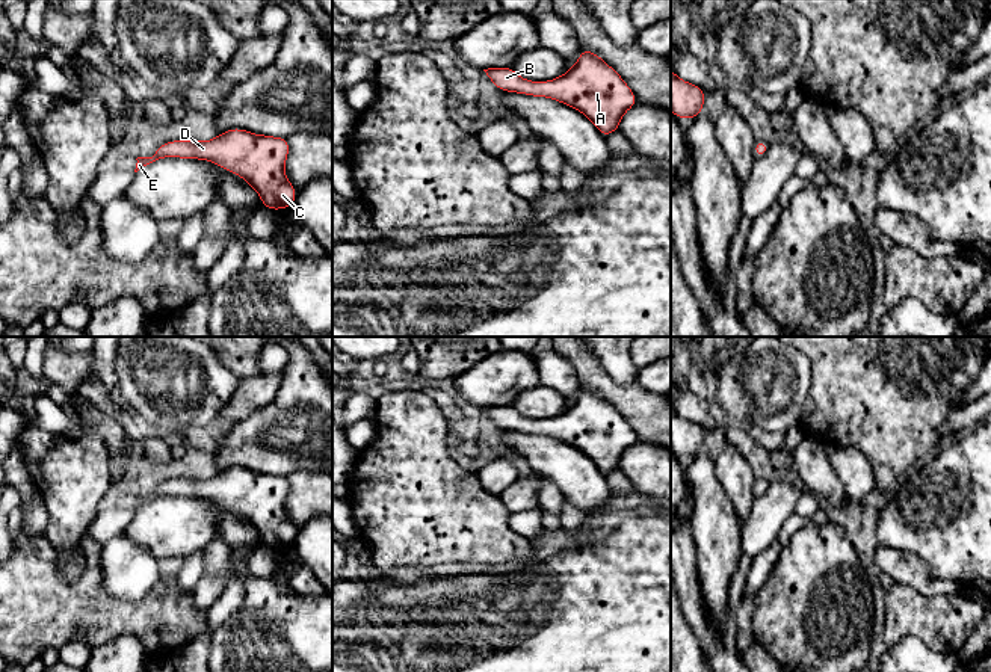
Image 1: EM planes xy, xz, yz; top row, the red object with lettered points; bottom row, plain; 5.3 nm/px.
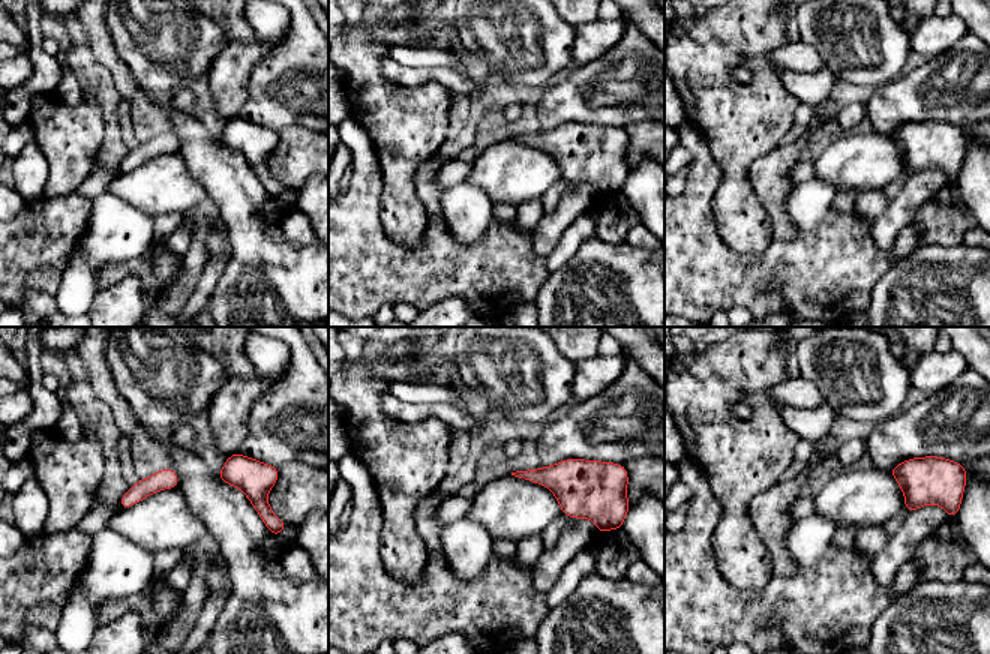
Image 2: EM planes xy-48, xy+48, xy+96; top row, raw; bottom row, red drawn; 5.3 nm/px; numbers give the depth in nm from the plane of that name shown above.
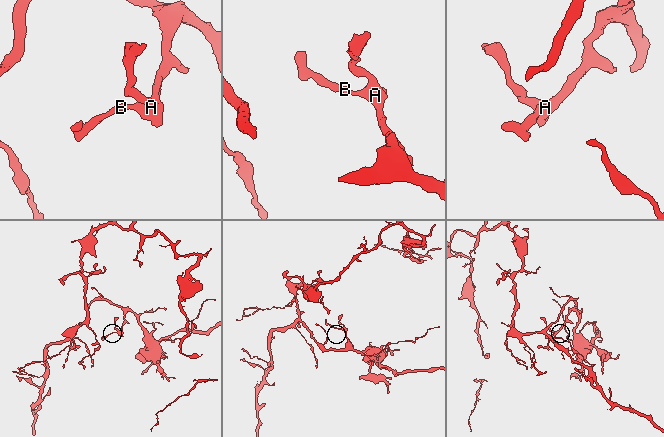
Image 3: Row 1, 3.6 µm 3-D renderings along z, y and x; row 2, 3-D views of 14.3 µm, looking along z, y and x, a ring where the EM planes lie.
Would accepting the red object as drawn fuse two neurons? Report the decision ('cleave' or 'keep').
keep

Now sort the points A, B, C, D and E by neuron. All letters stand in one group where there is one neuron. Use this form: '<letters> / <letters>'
A B C D E

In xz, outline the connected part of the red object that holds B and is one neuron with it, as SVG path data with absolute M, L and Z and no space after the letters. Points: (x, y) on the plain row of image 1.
M580 388L574 405L548 420L529 420L512 405L483 408L492 423L505 430L547 435L582 450L607 476L619 467L624 452L638 442L636 433L600 394Z

